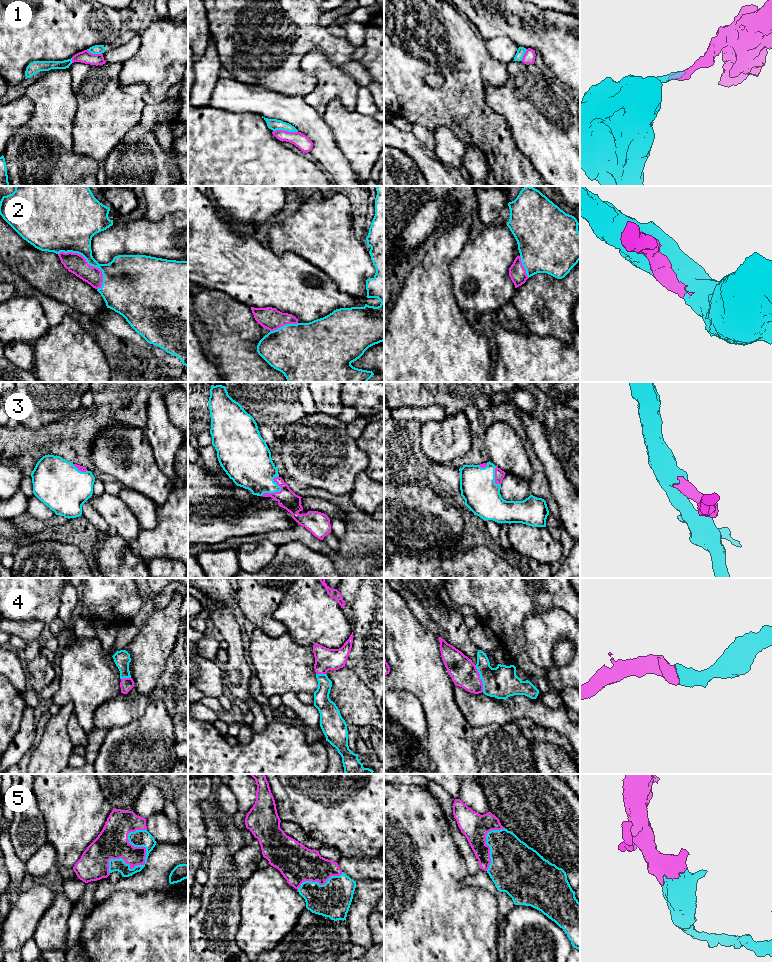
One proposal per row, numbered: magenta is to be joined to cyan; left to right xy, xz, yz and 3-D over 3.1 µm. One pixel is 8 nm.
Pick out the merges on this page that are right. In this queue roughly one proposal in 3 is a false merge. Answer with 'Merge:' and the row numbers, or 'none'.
Merge: 2, 3, 4, 5

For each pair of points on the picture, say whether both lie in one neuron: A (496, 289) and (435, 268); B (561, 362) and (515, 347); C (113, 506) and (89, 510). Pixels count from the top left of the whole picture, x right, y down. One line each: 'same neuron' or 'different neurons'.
A: different neurons
B: same neuron
C: different neurons

